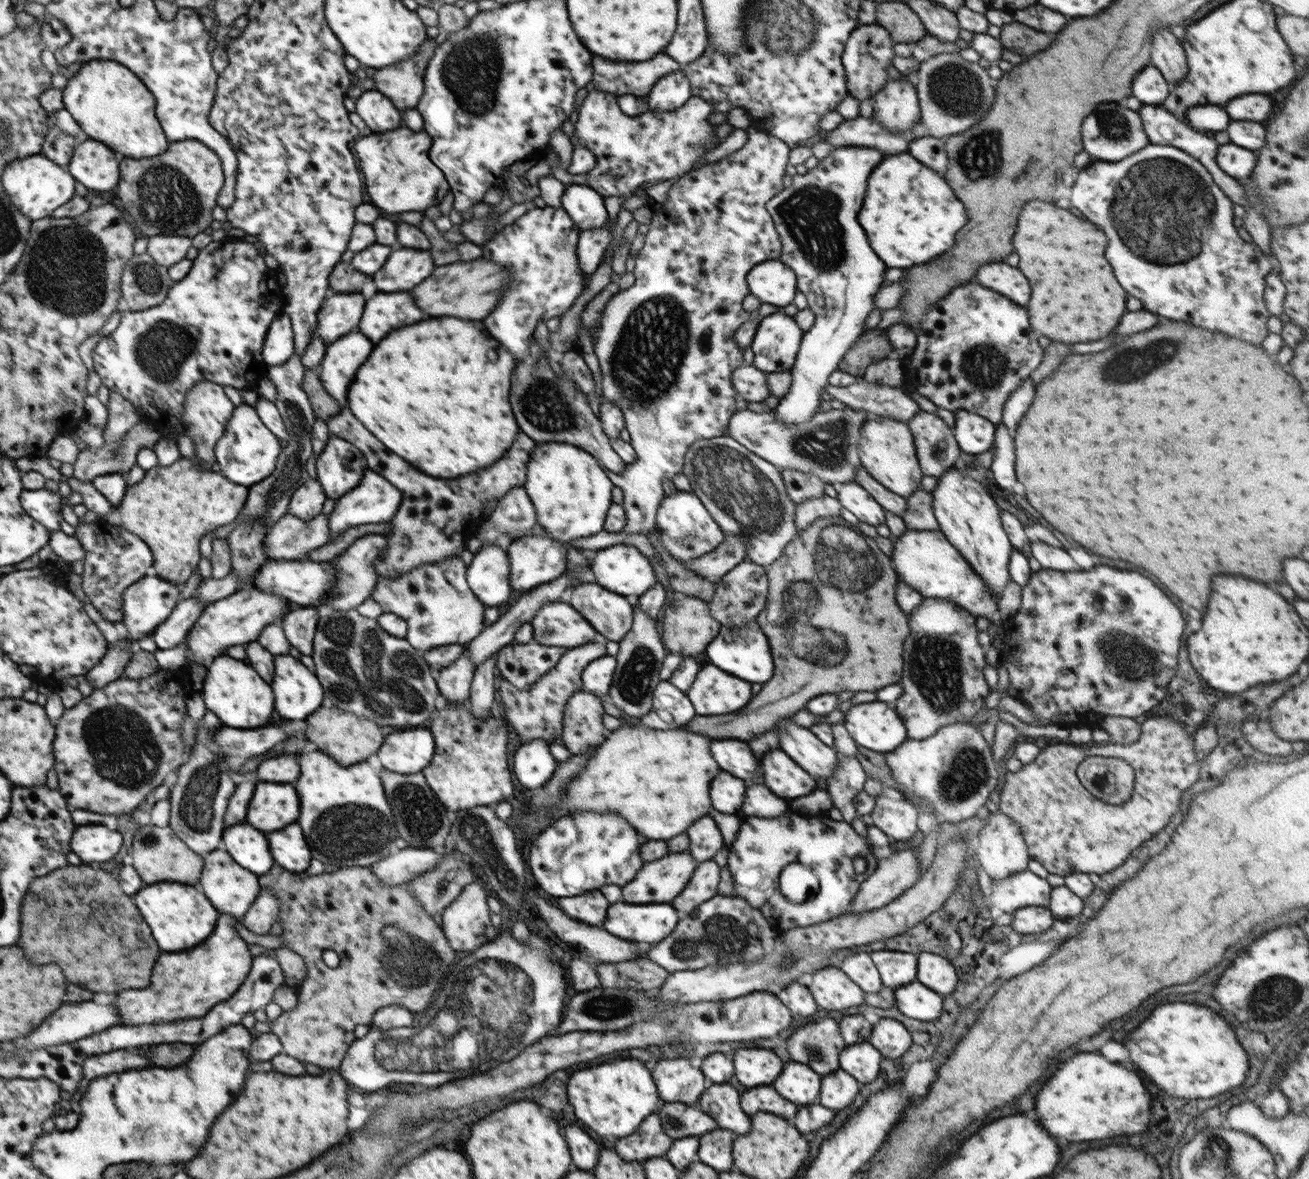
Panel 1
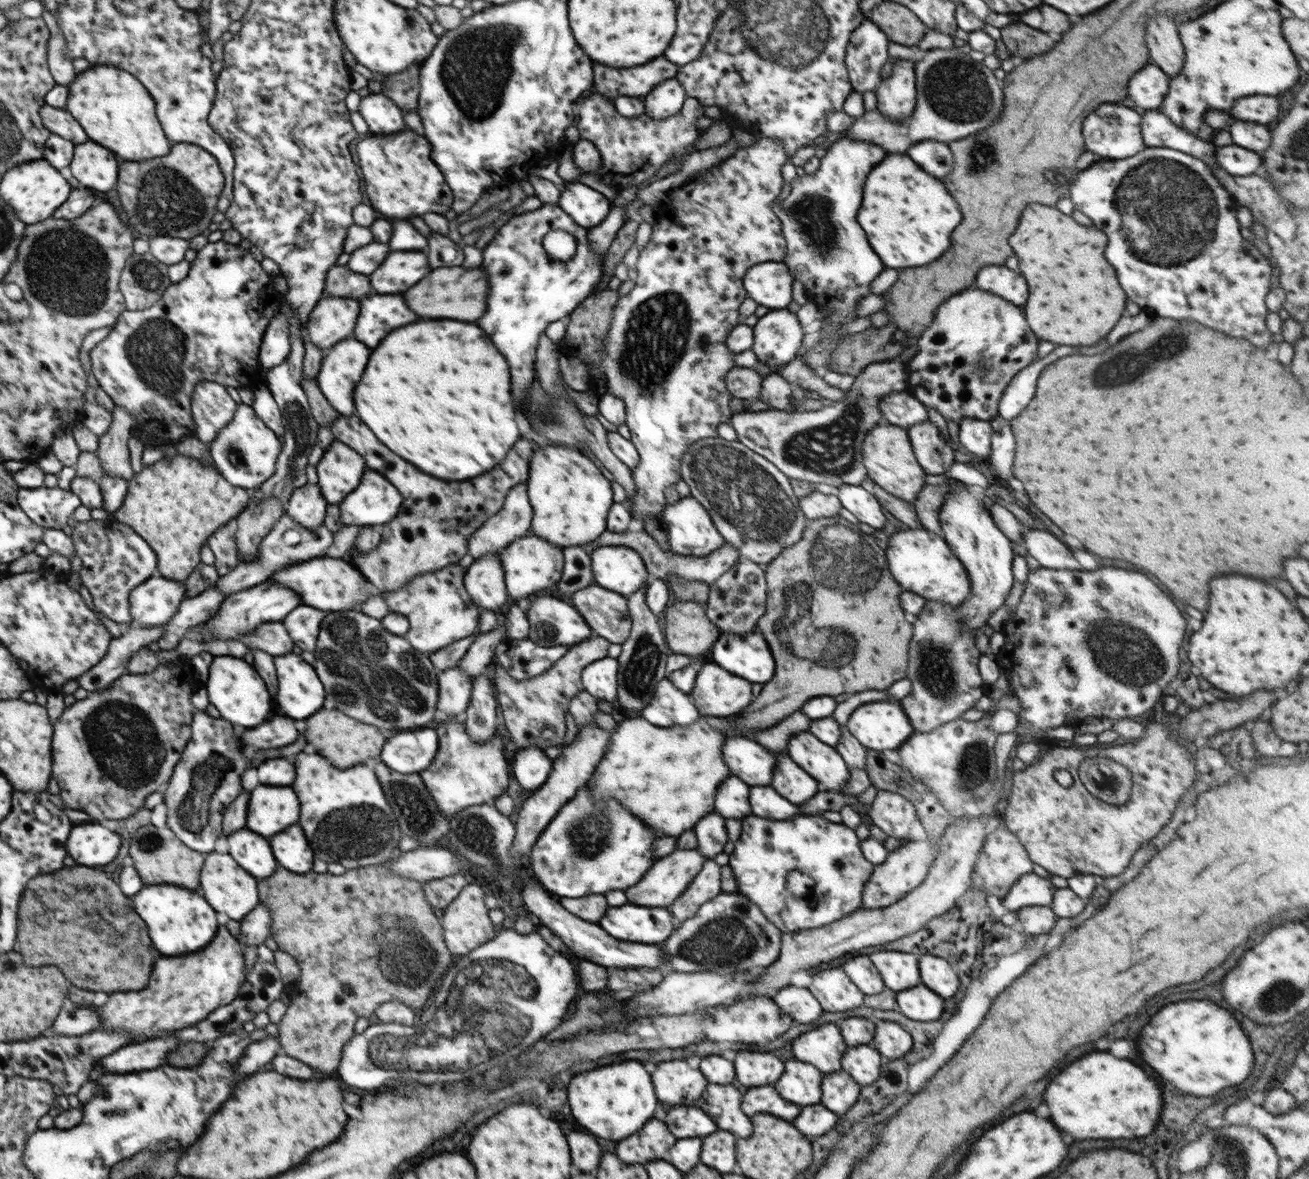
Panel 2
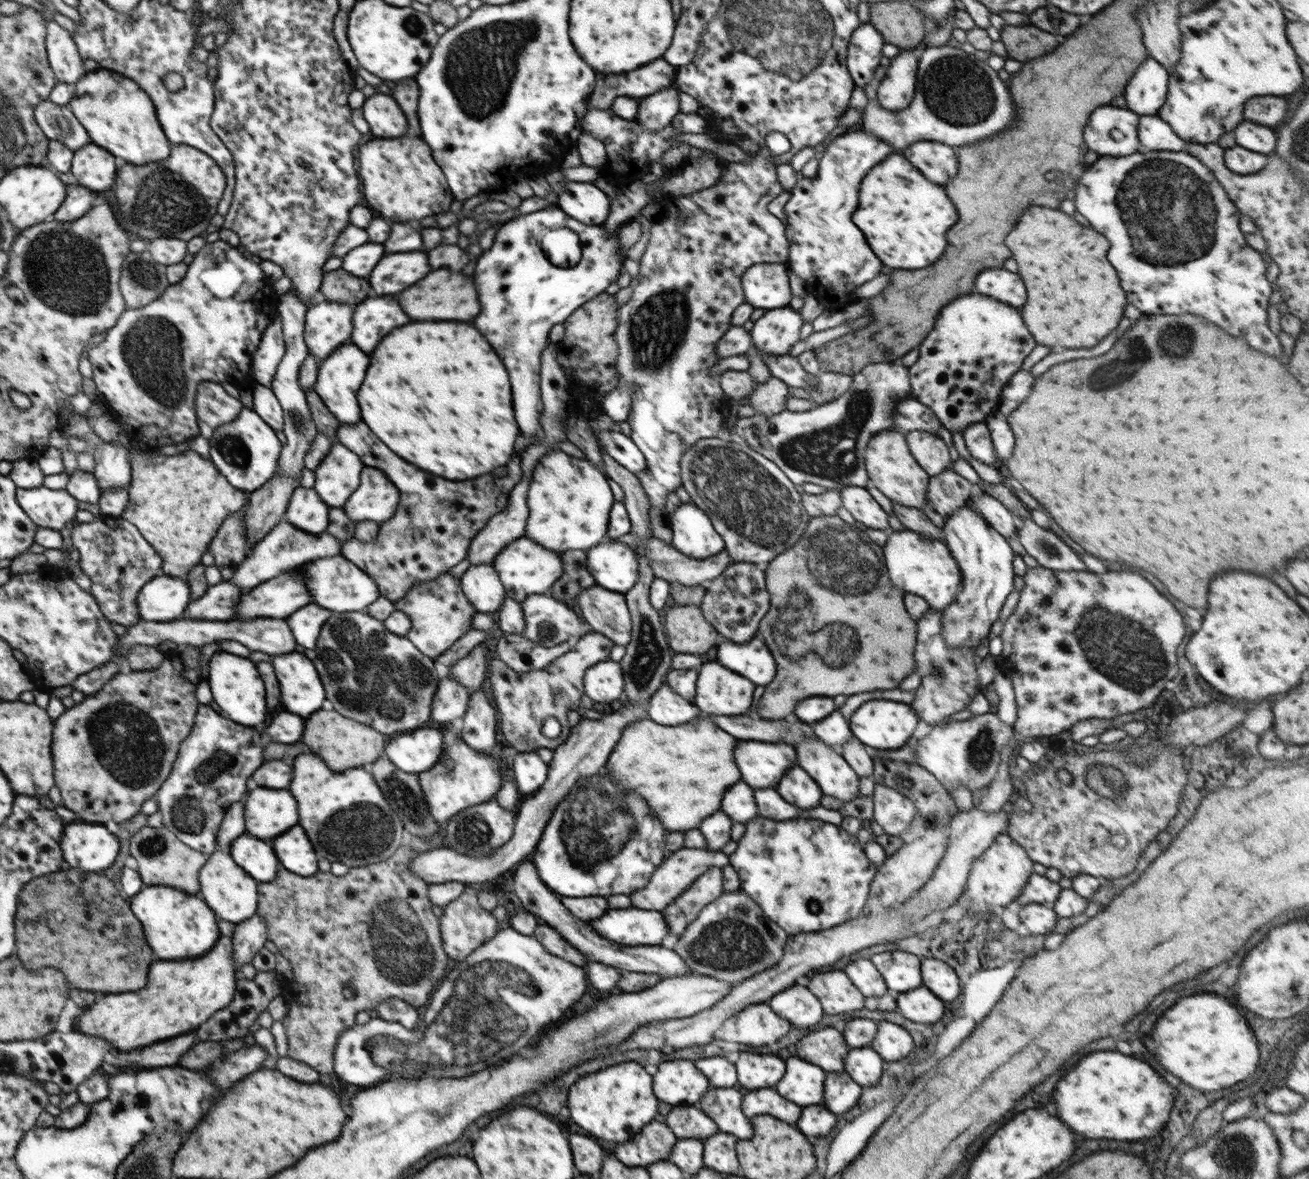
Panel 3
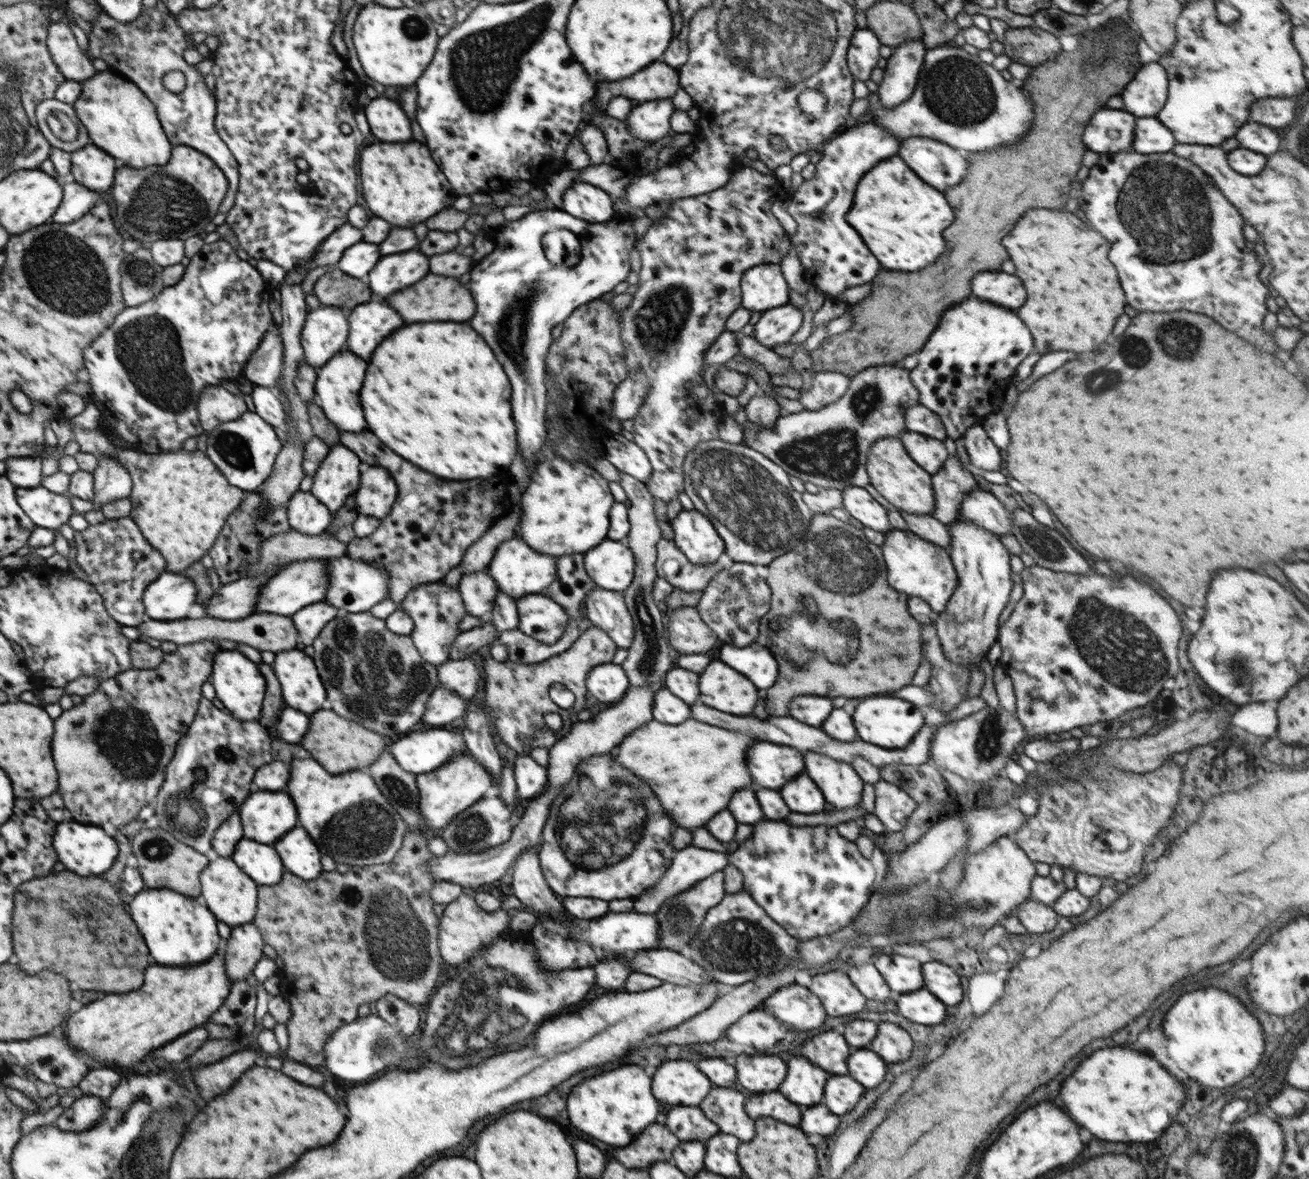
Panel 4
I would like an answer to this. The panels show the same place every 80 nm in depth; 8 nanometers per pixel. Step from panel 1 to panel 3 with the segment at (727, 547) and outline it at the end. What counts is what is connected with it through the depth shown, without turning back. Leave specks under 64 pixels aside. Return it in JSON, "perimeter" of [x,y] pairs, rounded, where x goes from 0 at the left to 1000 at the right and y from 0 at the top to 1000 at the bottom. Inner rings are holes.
{"perimeter":[[[480,452],[474,456],[471,456],[473,461],[482,463],[484,466],[489,466],[493,472],[496,473],[497,480],[500,484],[500,490],[506,490],[510,494],[519,494],[523,497],[539,497],[542,492],[550,489],[553,483],[559,478],[560,475],[556,470],[556,467],[552,466],[542,473],[537,473],[533,475],[532,473],[527,473],[523,470],[521,470],[515,462],[508,461],[503,456],[499,455],[497,458],[490,460],[486,454]]]}

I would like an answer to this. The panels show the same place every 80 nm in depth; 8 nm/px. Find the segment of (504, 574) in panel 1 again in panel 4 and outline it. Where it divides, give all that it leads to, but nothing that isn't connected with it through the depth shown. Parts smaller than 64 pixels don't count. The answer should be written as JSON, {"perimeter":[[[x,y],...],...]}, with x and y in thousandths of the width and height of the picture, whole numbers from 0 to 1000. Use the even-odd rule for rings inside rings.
{"perimeter":[[[371,483],[354,487],[349,500],[357,521],[365,523],[377,517],[380,502],[382,501]]]}

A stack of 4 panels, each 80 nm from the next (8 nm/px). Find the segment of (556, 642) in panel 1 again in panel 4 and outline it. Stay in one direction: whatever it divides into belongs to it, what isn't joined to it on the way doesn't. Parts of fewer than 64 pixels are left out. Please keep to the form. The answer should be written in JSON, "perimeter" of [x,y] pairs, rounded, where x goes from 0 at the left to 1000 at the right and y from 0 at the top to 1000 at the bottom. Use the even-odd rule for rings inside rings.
{"perimeter":[[[402,505],[394,508],[396,528],[395,533],[416,546],[423,546],[430,539],[435,522],[422,507]]]}

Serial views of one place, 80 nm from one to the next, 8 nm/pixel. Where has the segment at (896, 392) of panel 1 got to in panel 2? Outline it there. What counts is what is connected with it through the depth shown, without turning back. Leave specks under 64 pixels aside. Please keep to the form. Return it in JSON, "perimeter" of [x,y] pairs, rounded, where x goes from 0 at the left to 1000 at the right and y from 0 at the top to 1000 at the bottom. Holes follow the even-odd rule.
{"perimeter":[[[608,302],[604,304],[604,307],[596,310],[591,316],[597,317],[604,326],[608,326],[611,330],[616,330],[616,332],[623,332],[635,340],[642,341],[648,335],[648,332],[643,332],[634,327],[628,318],[619,314],[619,311],[612,303]],[[693,331],[675,336],[669,346],[674,349],[675,358],[680,360],[694,364],[701,359],[710,358],[707,344]]]}

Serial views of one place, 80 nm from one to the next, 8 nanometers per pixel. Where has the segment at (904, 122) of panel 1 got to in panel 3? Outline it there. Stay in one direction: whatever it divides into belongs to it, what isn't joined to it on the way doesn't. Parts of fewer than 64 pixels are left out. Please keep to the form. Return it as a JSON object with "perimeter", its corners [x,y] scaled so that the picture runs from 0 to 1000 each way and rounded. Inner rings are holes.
{"perimeter":[[[689,42],[681,50],[675,67],[671,70],[670,84],[674,92],[682,96],[693,92],[701,76],[701,57],[697,42]]]}

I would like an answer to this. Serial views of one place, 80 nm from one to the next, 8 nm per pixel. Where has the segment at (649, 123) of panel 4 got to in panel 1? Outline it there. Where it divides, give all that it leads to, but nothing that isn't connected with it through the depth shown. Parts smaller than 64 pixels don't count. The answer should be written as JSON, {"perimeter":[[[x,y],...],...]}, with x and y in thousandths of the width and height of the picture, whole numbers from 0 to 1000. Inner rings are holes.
{"perimeter":[[[520,59],[503,66],[493,84],[497,94],[510,95],[524,88],[527,82],[527,69]]]}

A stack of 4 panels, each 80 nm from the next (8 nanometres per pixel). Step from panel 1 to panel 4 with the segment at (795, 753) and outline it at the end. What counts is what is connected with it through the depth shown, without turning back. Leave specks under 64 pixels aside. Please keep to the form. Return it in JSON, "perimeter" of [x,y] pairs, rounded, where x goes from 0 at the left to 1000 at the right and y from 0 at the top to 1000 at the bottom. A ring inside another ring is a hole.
{"perimeter":[[[620,636],[613,639],[613,644],[615,656],[638,687],[646,687],[657,682],[660,663],[650,648]]]}

